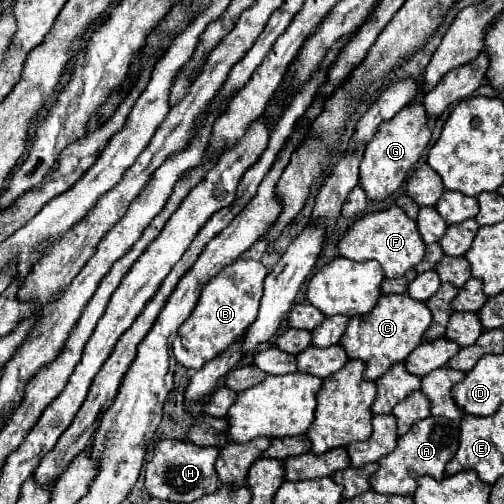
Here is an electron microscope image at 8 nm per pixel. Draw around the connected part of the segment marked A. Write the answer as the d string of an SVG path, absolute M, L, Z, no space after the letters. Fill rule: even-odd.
M429 416L411 426L407 434L403 434L397 440L397 448L379 458L379 470L371 474L369 484L371 490L379 494L401 494L411 496L415 492L415 478L429 474L435 480L441 480L445 476L445 464L455 456L459 448L459 426L453 420Z

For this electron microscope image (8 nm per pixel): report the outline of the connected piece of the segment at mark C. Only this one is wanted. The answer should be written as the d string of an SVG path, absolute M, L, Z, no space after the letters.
M383 294L377 300L377 306L365 316L351 316L339 346L345 350L347 358L359 358L365 362L365 380L375 380L389 370L395 362L403 362L415 346L421 344L421 338L431 324L431 312L419 300L407 298L405 294Z

